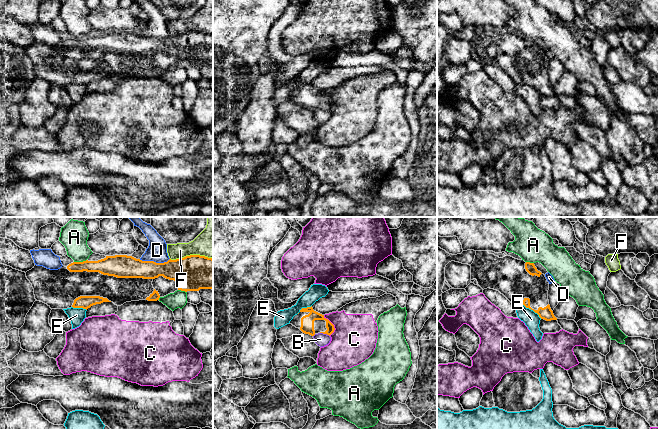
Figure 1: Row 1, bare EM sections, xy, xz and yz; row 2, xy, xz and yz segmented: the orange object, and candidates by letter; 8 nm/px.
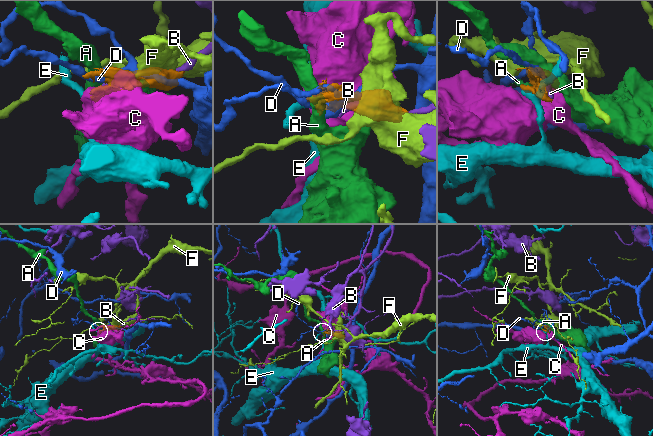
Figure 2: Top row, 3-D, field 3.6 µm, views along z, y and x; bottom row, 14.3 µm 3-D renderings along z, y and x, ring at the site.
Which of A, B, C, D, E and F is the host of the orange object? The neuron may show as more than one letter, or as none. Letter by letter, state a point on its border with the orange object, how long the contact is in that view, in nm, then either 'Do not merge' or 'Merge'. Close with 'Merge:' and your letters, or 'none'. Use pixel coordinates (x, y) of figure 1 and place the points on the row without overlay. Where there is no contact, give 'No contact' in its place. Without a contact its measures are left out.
A: Touches orange at xy (80, 38). Shared border 110 nm. Do not merge
B: Touches orange at xz (325, 109). Shared border 90 nm. Do not merge
C: Touches orange at xz (333, 101). Shared border 180 nm. Do not merge
D: Touches orange at xy (154, 38). Shared border 240 nm. Do not merge
E: Touches orange at yz (532, 85). Shared border 200 nm. Do not merge
F: Touches orange at xy (191, 31). Shared border 340 nm. Do not merge
Merge: none

